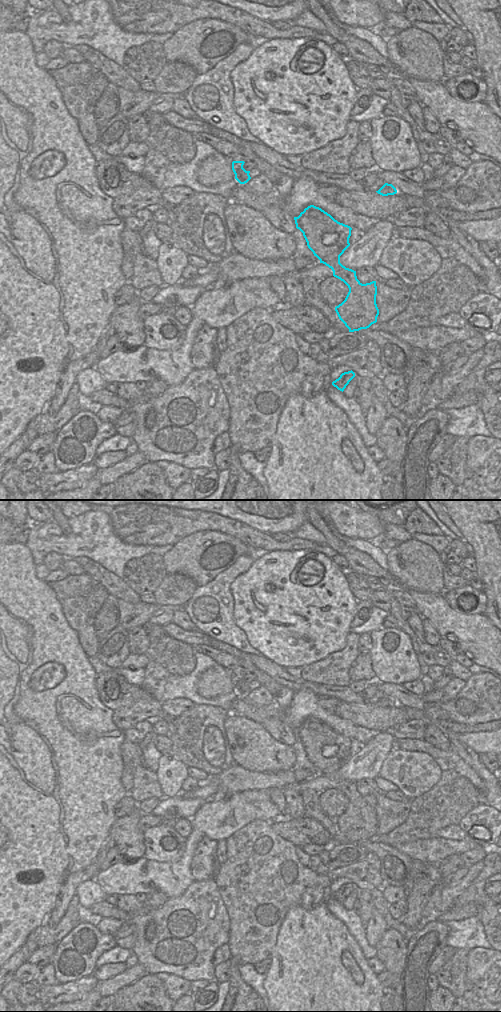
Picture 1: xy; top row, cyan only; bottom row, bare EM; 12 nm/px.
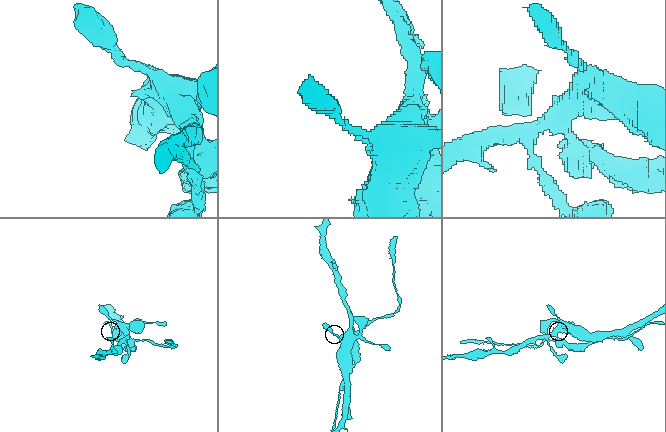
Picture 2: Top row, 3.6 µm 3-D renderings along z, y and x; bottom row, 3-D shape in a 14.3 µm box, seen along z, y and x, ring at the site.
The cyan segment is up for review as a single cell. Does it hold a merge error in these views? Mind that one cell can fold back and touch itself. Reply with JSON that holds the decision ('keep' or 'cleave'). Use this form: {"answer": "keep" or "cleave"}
{"answer": "cleave"}

